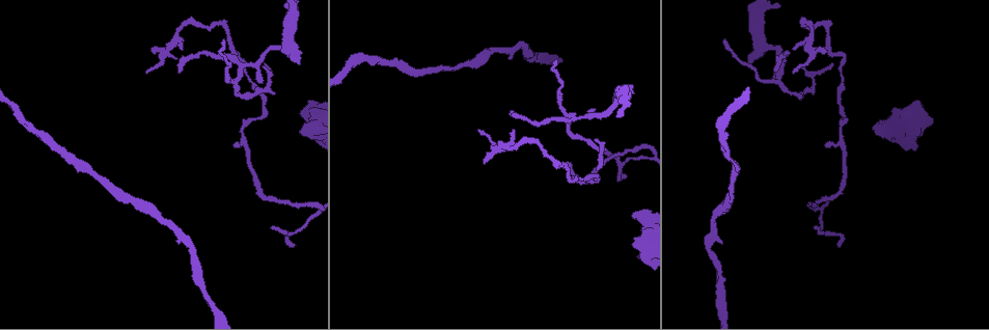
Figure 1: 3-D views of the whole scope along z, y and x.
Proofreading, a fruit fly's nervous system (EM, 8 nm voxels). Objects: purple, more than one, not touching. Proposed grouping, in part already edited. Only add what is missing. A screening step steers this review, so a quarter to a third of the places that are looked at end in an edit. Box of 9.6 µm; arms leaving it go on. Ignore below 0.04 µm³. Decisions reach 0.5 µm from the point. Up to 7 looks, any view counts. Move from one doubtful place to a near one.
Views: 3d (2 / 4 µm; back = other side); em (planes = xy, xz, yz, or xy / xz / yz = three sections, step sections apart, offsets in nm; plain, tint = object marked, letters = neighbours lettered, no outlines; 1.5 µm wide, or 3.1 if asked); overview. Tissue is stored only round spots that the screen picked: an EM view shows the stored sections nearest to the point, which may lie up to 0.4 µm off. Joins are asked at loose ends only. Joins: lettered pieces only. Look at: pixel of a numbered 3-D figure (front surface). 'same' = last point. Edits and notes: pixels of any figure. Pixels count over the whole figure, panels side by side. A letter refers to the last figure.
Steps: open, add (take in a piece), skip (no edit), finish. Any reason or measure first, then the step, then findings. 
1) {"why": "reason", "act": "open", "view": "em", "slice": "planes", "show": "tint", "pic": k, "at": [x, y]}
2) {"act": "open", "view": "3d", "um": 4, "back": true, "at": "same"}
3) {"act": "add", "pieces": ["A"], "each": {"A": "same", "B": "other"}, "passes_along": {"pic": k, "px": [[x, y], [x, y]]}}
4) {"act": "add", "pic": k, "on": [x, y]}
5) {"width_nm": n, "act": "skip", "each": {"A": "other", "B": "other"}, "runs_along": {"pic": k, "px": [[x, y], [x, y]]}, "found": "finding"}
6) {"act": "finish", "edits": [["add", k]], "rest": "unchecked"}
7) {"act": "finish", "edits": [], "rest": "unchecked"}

{"why": "tapers out", "act": "open", "view": "em", "slice": "planes", "show": "letters", "pic": 1, "at": [153, 49]}

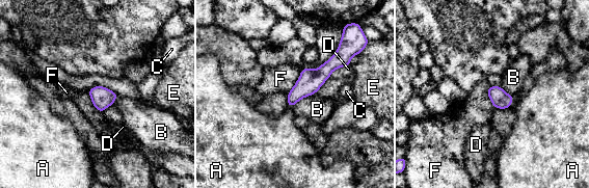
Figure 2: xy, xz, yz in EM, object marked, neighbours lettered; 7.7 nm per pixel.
{"longest_contact_nm": ["B", 240], "act": "add", "pieces": ["A"], "each": {"A": "same", "B": "other", "C": "other", "D": "other", "E": "other", "F": "other"}, "passes_along": {"pic": 2, "px": [[500, 99], [511, 102], [541, 113]]}, "found": "the cell continues"}

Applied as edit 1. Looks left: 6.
{"why": "free end", "act": "open", "view": "em", "slice": "planes", "show": "letters", "pic": 1, "at": [236, 144]}

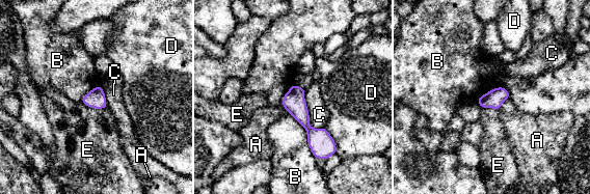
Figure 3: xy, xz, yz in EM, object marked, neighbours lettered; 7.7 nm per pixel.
{"act": "skip", "each": {"A": "other", "B": "other", "C": "other", "D": "other", "E": "other"}, "runs_along": {"pic": 3, "px": [[295, 87], [295, 105], [325, 151]]}, "found": "no lettered piece goes on from it"}

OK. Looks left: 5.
{"why": "thick end", "act": "open", "view": "3d", "um": 4, "pic": 1, "at": [302, 135]}

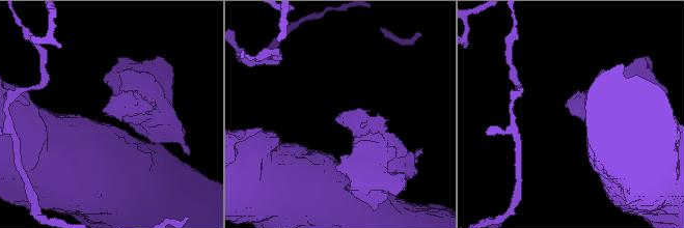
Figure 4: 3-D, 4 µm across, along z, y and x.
{"act": "open", "view": "em", "slice": "xz", "step": 4, "show": "letters", "pic": 4, "at": [575, 112]}

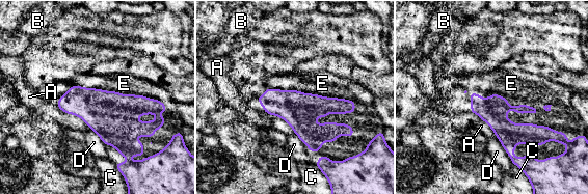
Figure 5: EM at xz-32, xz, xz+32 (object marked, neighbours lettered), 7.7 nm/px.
{"act": "add", "pieces": ["E"], "each": {"A": "other", "B": "other", "C": "other", "D": "other", "E": "same"}, "found": "it goes on there"}

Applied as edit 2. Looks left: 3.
{"act": "finish", "edits": [["add", 2], ["add", 5]], "rest": "unchecked"}

